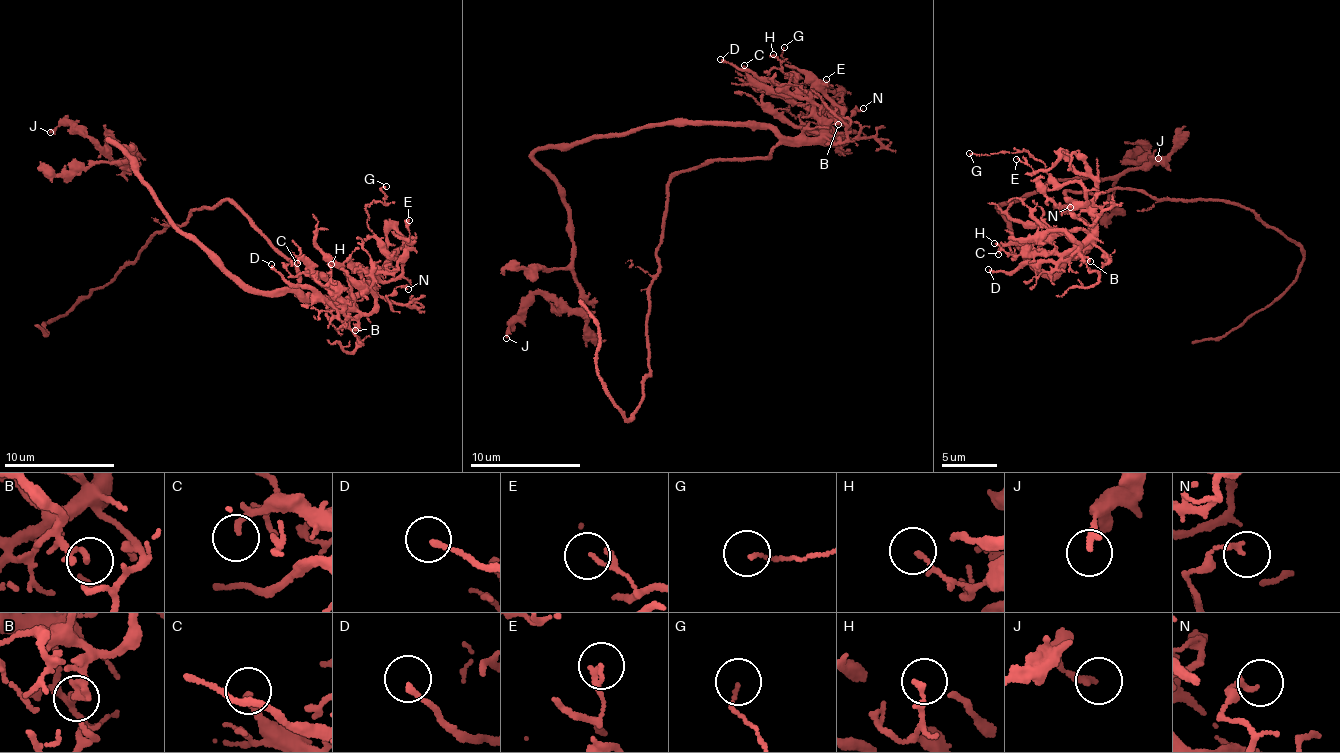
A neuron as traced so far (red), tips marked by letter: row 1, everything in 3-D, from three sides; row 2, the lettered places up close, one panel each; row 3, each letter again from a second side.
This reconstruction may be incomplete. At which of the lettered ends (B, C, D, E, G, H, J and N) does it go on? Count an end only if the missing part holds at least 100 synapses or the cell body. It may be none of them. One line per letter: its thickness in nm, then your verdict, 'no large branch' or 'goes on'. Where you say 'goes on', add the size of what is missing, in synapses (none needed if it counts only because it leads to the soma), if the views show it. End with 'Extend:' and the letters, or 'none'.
B: calibre 120 nm; no large branch
C: calibre 190 nm; no large branch
D: calibre 160 nm; no large branch
E: calibre 80 nm; no large branch
G: calibre 90 nm; no large branch
H: calibre 170 nm; no large branch
J: calibre 190 nm; no large branch
N: calibre 160 nm; no large branch
Extend: none

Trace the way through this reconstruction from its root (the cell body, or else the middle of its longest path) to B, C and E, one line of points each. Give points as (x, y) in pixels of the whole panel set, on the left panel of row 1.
B: (299, 287), (296, 295), (303, 298), (336, 301), (357, 313), (355, 330)
C: (299, 287), (296, 295), (303, 298), (350, 299), (341, 286), (306, 272), (309, 267), (303, 259), (297, 263)
E: (299, 287), (296, 295), (303, 298), (350, 300), (387, 266), (385, 243), (390, 228), (409, 242), (409, 220)

